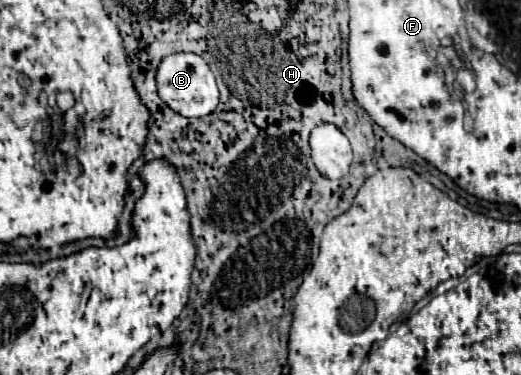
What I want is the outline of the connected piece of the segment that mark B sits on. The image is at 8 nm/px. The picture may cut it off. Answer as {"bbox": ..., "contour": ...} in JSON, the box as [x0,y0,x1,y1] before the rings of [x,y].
{"bbox":[157,53,219,117],"contour":[[[173,53],[161,59],[157,69],[157,91],[159,97],[177,113],[183,117],[203,117],[215,111],[219,103],[219,91],[215,77],[211,75],[211,69],[199,55],[195,53]]]}

